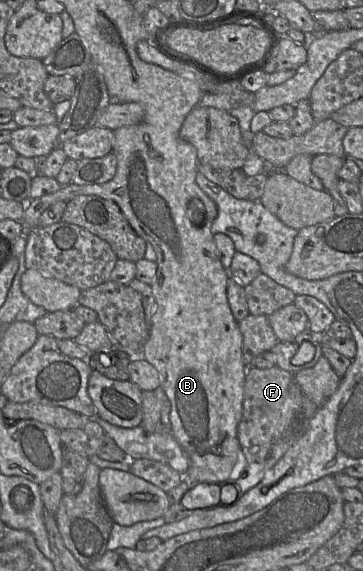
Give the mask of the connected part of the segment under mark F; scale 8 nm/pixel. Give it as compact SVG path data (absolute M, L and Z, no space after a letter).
M273 366L267 369L249 367L246 371L244 384L243 415L237 428L237 437L242 450L242 471L237 478L226 481L228 485L237 488L237 499L242 497L249 489L256 486L271 469L308 430L311 419L319 407L311 401L300 389L294 380L294 374Z

